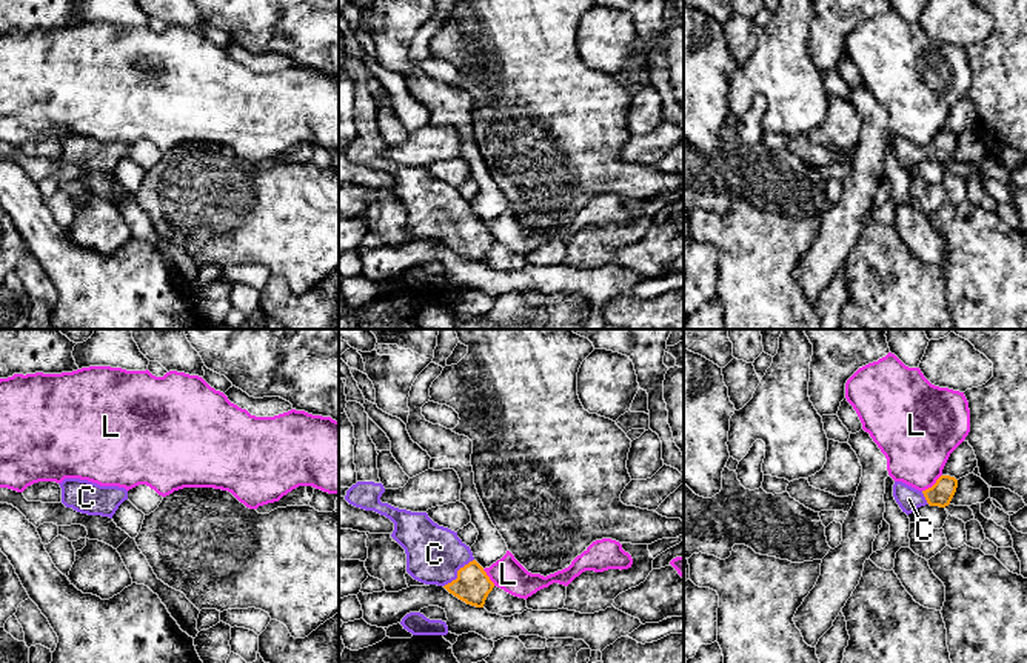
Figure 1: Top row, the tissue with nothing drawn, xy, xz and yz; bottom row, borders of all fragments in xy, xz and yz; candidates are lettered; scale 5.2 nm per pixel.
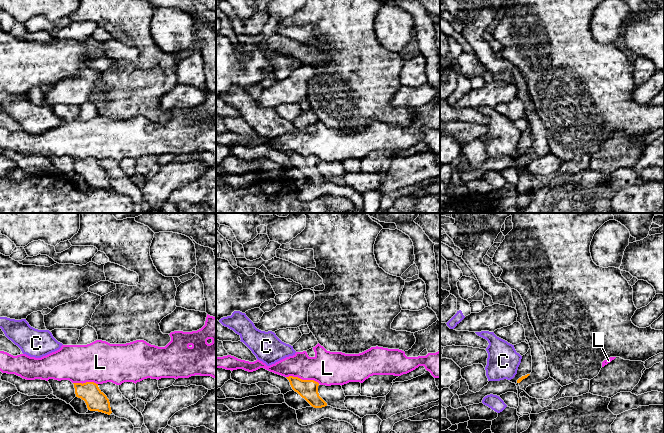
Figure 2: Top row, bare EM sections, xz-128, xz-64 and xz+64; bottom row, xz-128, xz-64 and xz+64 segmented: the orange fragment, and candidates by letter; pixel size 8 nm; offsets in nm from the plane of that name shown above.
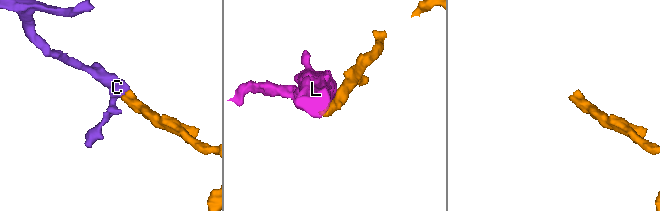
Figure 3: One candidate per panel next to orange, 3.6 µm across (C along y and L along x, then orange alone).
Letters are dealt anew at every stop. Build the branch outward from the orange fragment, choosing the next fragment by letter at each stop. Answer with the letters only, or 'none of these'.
C

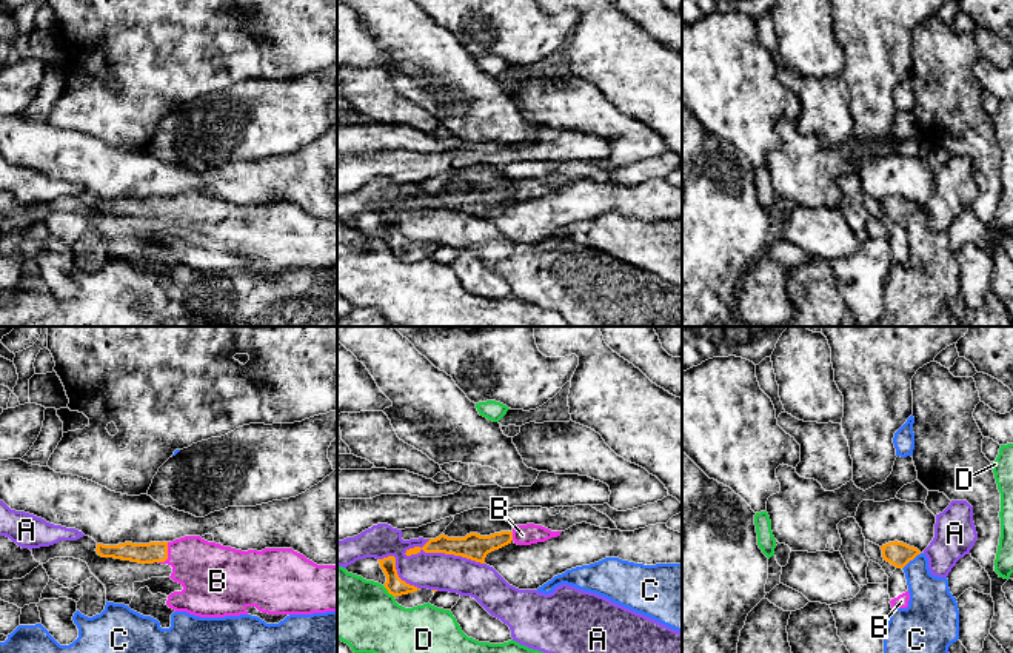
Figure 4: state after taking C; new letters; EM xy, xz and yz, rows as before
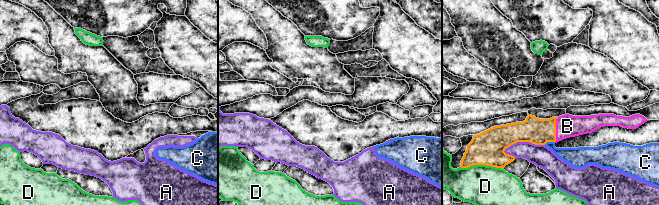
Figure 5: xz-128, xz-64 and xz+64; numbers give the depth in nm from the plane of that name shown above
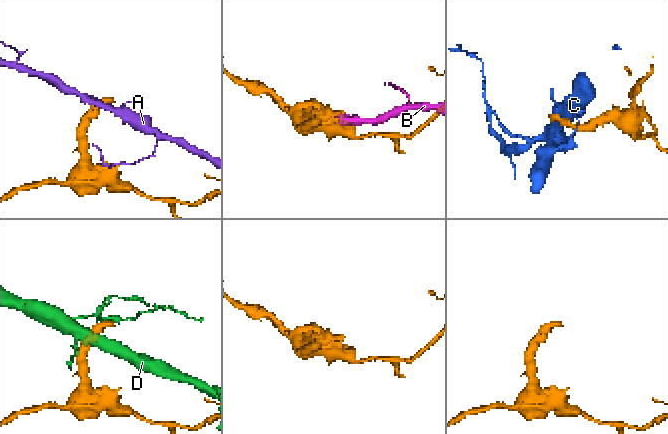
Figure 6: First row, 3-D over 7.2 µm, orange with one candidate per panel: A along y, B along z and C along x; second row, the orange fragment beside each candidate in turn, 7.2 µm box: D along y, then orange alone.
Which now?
B

